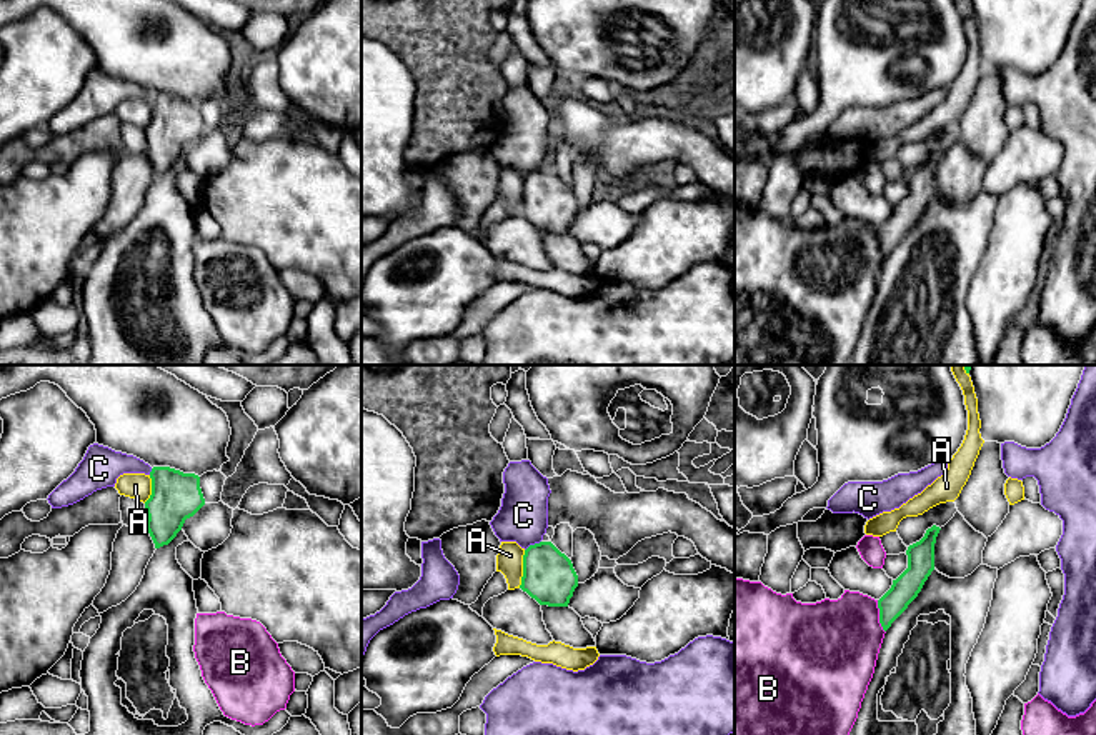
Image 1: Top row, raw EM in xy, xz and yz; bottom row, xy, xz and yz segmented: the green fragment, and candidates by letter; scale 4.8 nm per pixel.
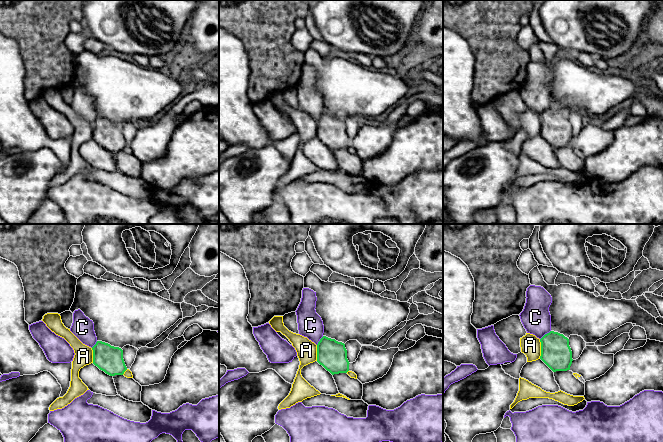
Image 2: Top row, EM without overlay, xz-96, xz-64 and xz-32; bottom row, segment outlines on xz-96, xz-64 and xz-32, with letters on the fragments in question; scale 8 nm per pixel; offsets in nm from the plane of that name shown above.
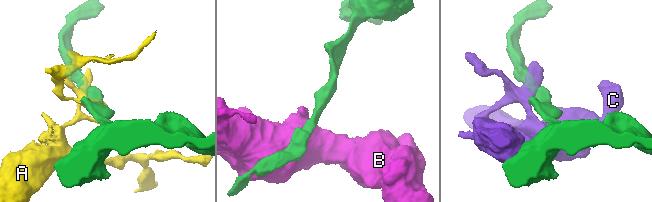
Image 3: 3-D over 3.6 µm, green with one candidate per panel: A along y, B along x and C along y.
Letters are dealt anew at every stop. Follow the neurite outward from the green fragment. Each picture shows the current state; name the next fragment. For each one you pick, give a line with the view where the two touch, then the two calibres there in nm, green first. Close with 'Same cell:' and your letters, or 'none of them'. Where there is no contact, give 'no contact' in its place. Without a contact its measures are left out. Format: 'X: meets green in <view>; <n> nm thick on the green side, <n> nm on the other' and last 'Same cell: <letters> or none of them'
Same cell: none of them

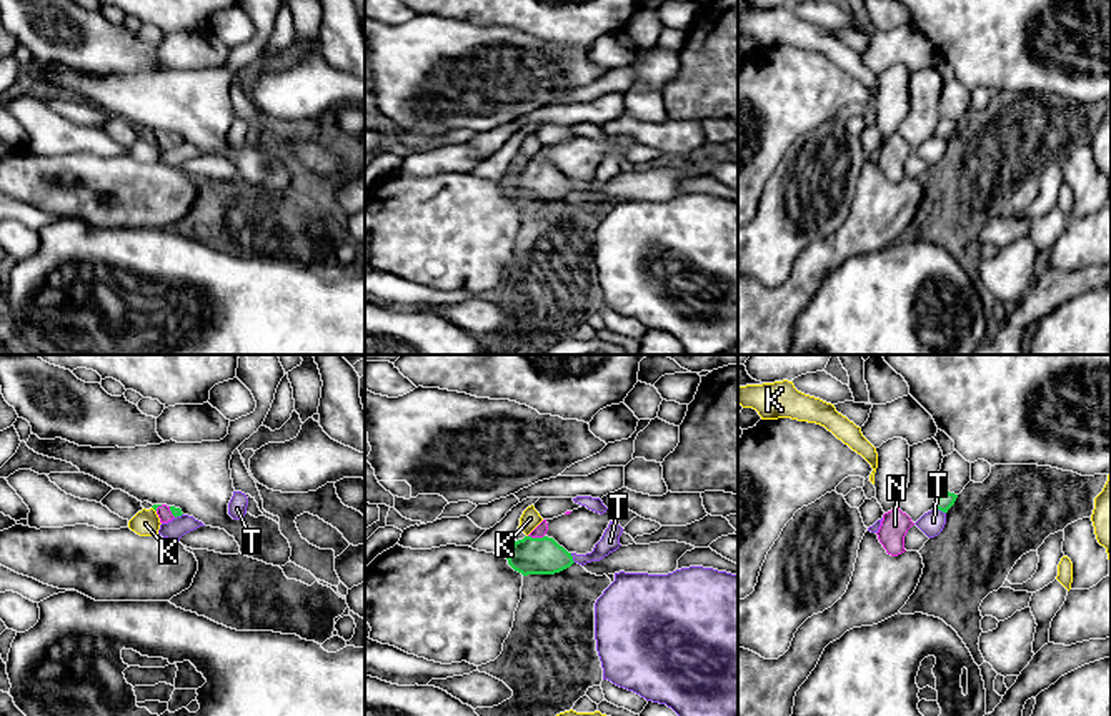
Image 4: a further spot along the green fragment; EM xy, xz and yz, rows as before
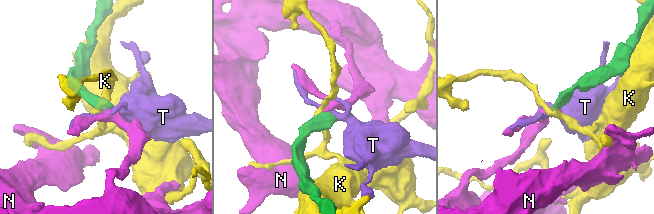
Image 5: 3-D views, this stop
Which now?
N: meets green in xz; 180 nm thick on the green side, 60 nm on the other
Same cell: N

